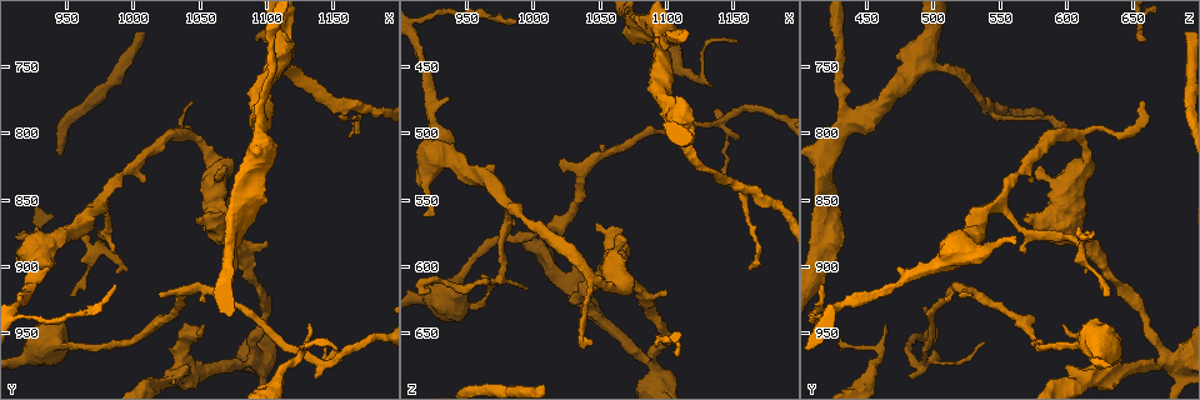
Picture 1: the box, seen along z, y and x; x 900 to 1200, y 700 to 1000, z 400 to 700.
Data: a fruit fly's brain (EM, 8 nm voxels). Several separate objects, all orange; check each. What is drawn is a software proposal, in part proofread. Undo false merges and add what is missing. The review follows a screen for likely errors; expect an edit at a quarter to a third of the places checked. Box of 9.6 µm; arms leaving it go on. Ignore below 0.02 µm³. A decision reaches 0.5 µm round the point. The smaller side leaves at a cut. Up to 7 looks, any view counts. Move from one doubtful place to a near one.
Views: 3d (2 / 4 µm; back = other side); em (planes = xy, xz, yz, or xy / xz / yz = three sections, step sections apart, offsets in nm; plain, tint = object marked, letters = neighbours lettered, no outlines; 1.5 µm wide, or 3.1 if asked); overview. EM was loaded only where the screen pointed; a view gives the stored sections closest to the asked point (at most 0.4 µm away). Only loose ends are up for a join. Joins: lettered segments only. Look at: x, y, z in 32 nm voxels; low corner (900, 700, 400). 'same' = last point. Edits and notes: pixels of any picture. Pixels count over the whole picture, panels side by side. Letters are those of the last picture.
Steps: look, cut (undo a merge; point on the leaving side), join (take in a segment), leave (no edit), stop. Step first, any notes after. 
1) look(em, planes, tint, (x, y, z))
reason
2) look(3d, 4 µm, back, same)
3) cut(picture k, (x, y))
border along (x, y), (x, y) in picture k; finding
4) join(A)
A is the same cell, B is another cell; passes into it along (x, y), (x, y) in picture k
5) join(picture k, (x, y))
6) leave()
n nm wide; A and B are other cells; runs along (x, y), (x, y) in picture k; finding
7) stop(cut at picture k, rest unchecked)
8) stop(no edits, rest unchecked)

look(3d, 4 µm, (1094, 862, 428))
free end

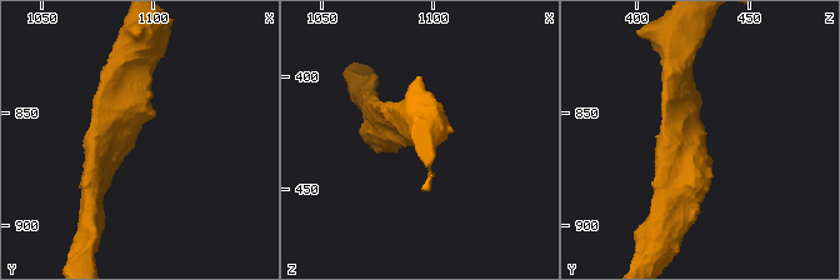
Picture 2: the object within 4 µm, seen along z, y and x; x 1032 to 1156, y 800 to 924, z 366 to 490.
look(em, xz, step 4, tint, (1093, 863, 430))

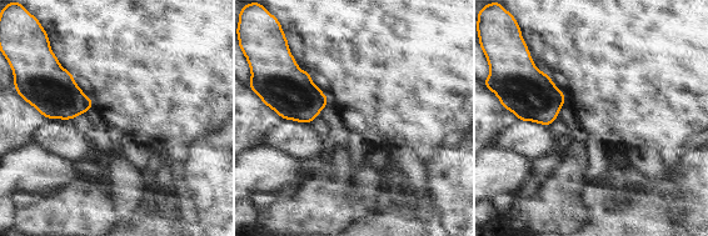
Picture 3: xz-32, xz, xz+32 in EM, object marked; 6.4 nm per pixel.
look(em, planes, letters, same)

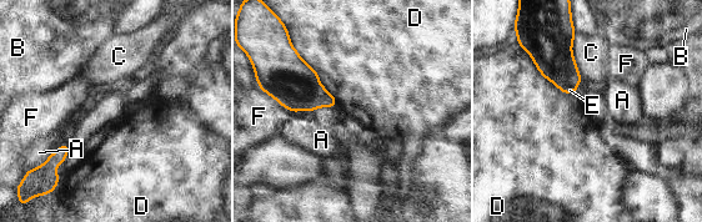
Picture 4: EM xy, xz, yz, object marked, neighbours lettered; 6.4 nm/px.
leave()
A, B, C, D, E and F are other cells; border along (525, 50), (537, 70), (567, 96) in picture 4; none of them fits

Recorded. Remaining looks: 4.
look(em, yz, step 4, letters, (954, 924, 630))
branch stops here

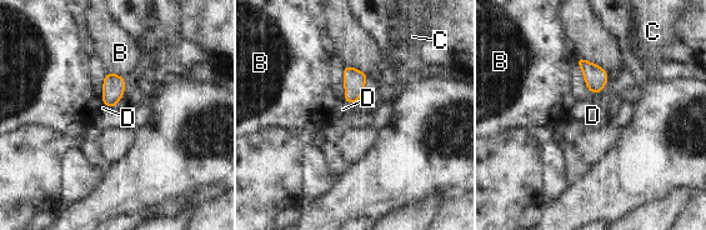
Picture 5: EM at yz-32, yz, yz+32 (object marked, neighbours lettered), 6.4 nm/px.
look(em, planes, letters, same)
cut it another way

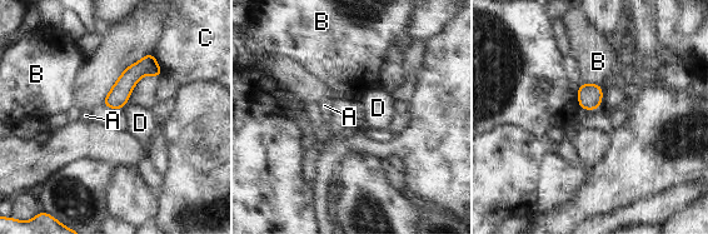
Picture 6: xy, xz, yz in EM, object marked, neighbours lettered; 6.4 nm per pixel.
leave()
B touches over 460 nm; A, B, C and D are other cells; runs along (150, 56), (109, 104) in picture 6; none of them fits

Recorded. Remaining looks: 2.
look(3d, 4 µm, (1082, 896, 628))

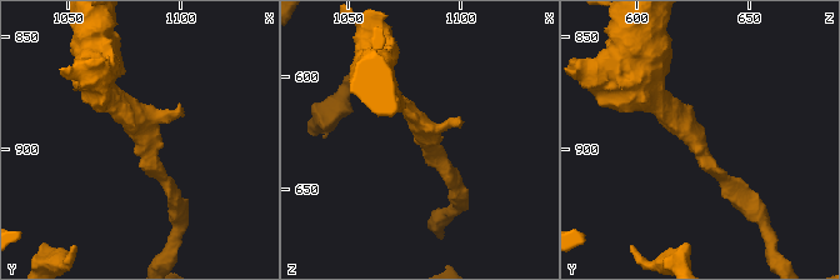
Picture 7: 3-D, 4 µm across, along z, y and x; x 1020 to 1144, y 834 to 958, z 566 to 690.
look(em, planes, letters, (1083, 895, 625))
now the EM

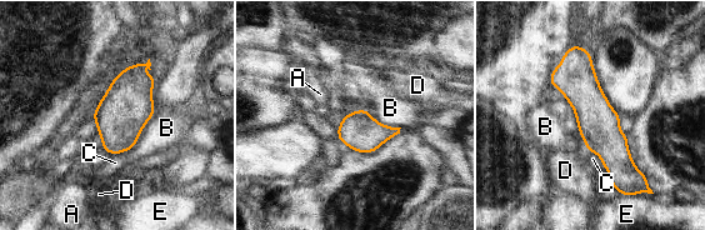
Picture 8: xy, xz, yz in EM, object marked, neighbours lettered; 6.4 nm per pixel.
leave()
B touches over 320 nm; A, B, C, D and E are other cells; one cell here

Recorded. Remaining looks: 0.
stop(no edits, rest unchecked)

